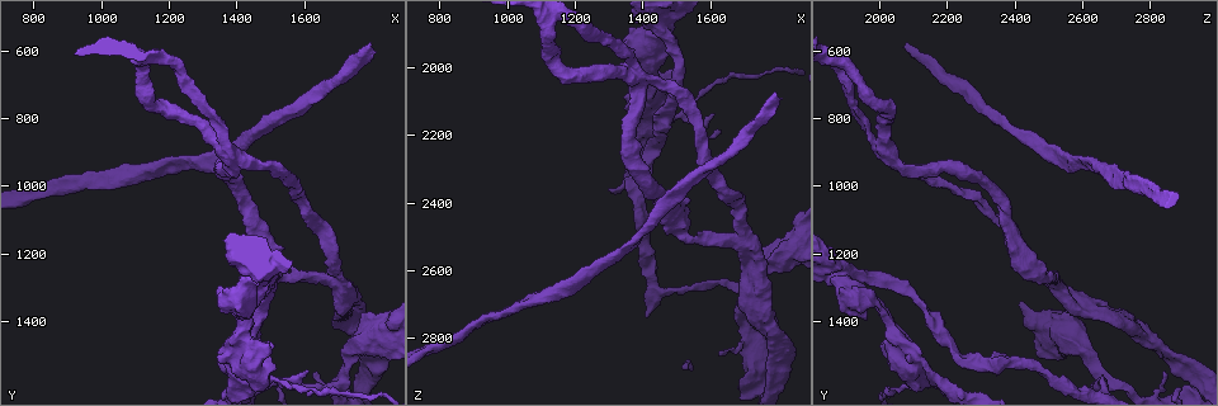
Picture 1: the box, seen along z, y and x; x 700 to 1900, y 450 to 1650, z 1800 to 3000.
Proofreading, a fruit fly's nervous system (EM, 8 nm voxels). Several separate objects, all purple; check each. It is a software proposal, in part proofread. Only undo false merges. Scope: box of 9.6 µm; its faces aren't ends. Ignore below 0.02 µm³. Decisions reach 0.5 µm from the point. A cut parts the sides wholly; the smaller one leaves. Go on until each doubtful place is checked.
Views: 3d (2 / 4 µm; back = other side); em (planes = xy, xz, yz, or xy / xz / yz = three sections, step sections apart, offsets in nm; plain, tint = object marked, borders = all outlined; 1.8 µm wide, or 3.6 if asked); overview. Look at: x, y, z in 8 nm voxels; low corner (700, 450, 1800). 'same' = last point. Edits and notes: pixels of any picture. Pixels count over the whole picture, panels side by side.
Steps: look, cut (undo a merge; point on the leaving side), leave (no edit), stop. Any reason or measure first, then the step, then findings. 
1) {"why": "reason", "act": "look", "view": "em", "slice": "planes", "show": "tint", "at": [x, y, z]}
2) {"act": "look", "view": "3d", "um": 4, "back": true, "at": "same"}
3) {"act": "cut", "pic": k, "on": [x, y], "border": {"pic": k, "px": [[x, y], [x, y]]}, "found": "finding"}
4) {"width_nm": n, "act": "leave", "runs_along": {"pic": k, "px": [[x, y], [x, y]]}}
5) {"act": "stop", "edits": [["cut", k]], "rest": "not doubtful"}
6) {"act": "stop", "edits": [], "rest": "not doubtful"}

{"act": "look", "view": "em", "slice": "xz", "step": 8, "show": "plain", "at": [1720, 1370, 2640]}

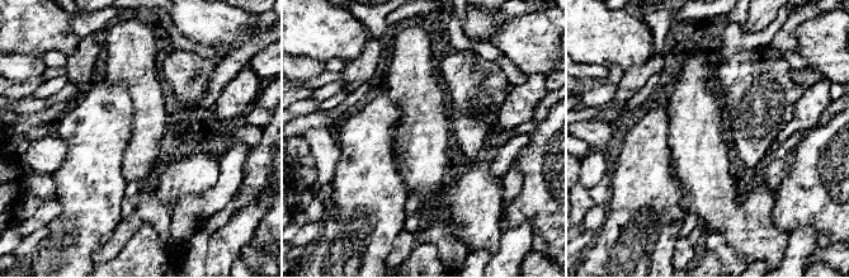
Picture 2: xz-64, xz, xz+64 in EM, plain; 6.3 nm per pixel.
{"act": "look", "view": "em", "slice": "xz", "step": 8, "show": "tint", "at": "same"}

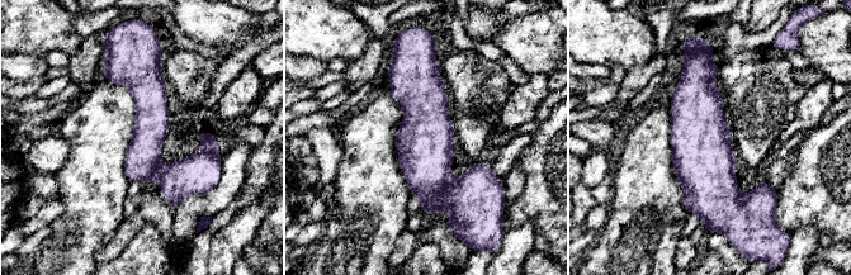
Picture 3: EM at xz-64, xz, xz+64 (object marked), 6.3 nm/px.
{"width_nm": 220, "act": "leave", "runs_along": {"pic": 3, "px": [[420, 60], [428, 212]]}, "found": "one cell here"}

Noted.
{"why": "arms part here", "act": "look", "view": "3d", "um": 2, "at": [1460, 1270, 1900]}

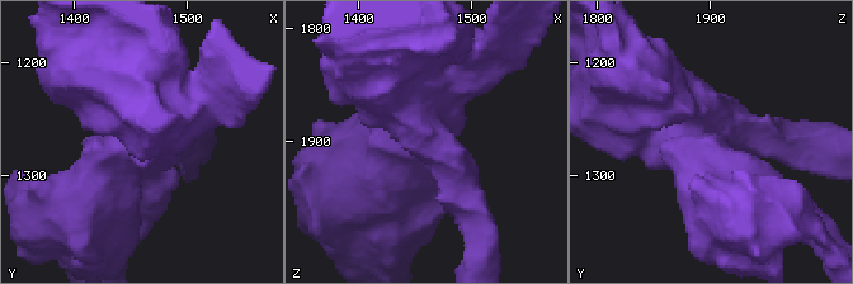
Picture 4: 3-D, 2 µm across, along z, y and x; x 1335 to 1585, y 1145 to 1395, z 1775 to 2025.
{"arms": 3, "arm_widths_nm": [240, 480, 480], "act": "look", "view": "em", "slice": "planes", "show": "tint", "at": [1466, 1270, 1900]}

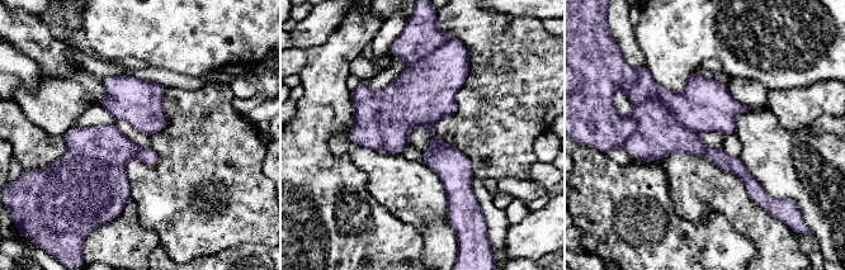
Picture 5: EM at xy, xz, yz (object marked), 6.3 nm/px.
{"act": "leave", "found": "one cell here"}

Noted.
{"why": "touches itself", "act": "look", "view": "3d", "um": 4, "at": [1550, 990, 2150]}

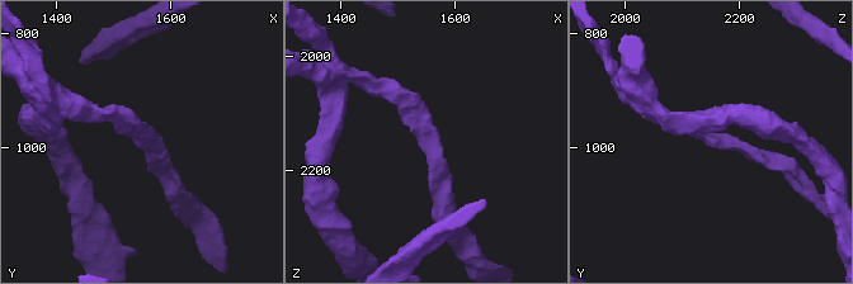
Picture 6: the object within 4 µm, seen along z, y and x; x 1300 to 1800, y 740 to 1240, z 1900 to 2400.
{"why": "now the EM", "act": "look", "view": "em", "um": 3.6, "slice": "planes", "show": "tint", "at": [1545, 990, 2155]}

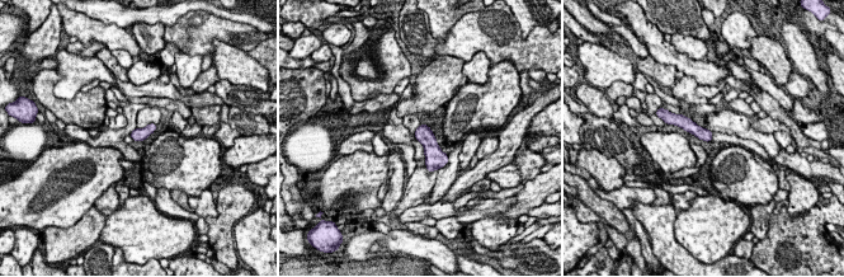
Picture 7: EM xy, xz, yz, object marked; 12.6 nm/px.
{"act": "leave", "runs_along": {"pic": 7, "px": [[672, 121], [682, 121], [708, 136]]}, "found": "continuous, no second cell"}

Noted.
{"act": "look", "view": "3d", "um": 2, "back": true, "at": [1350, 890, 2020]}

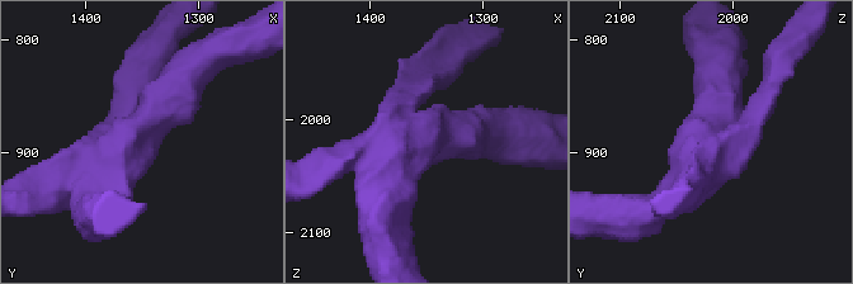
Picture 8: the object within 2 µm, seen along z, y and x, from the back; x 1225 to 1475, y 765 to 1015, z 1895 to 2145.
{"arms": 3, "arm_widths_nm": [190, 280, 320], "act": "look", "view": "em", "slice": "xy", "step": 4, "show": "borders", "at": [1358, 894, 2010]}

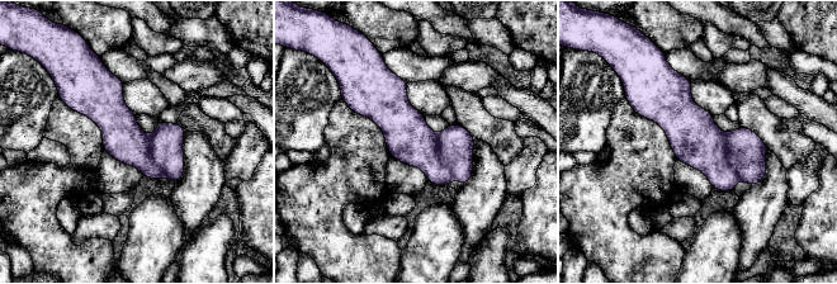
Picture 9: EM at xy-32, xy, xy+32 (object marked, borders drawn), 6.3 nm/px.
{"act": "leave", "runs_along": {"pic": 9, "px": [[671, 72], [671, 100], [755, 180]]}, "found": "one cell here"}

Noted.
{"why": "sharp bend", "act": "look", "view": "3d", "um": 2, "at": [1440, 1550, 2110]}

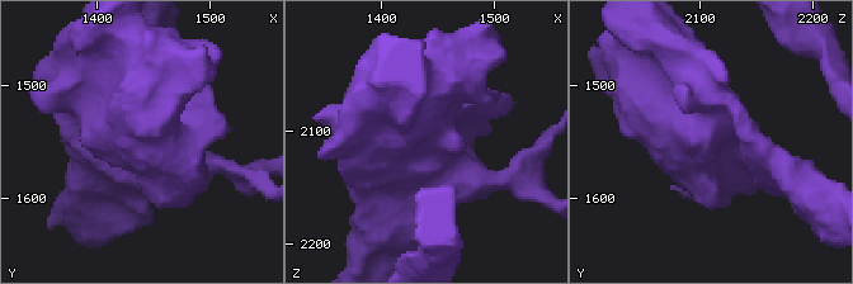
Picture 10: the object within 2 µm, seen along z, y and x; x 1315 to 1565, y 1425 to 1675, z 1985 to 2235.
{"why": "now the EM", "act": "look", "view": "em", "slice": "planes", "show": "tint", "at": [1436, 1542, 2110]}

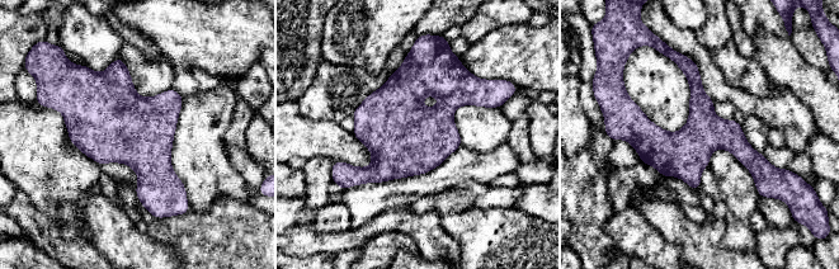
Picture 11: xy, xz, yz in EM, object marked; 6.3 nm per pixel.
{"act": "leave", "runs_along": {"pic": 11, "px": [[626, 127], [733, 141], [769, 168]]}, "found": "continuous, no second cell"}

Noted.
{"why": "sharp bend", "act": "look", "view": "em", "slice": "planes", "show": "borders", "at": [1420, 1440, 2040]}

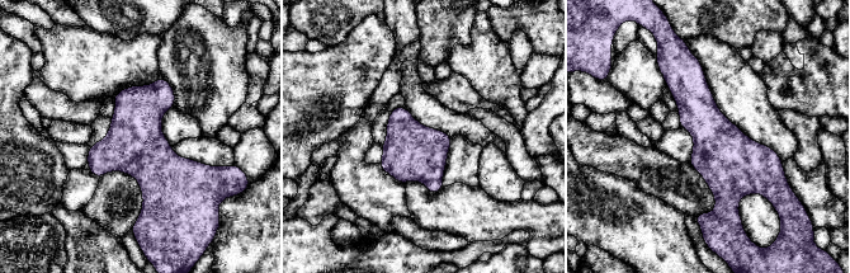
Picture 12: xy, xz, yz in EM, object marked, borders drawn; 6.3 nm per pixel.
{"act": "leave", "found": "all the same cell"}

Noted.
{"act": "stop", "edits": [], "rest": "not doubtful"}

